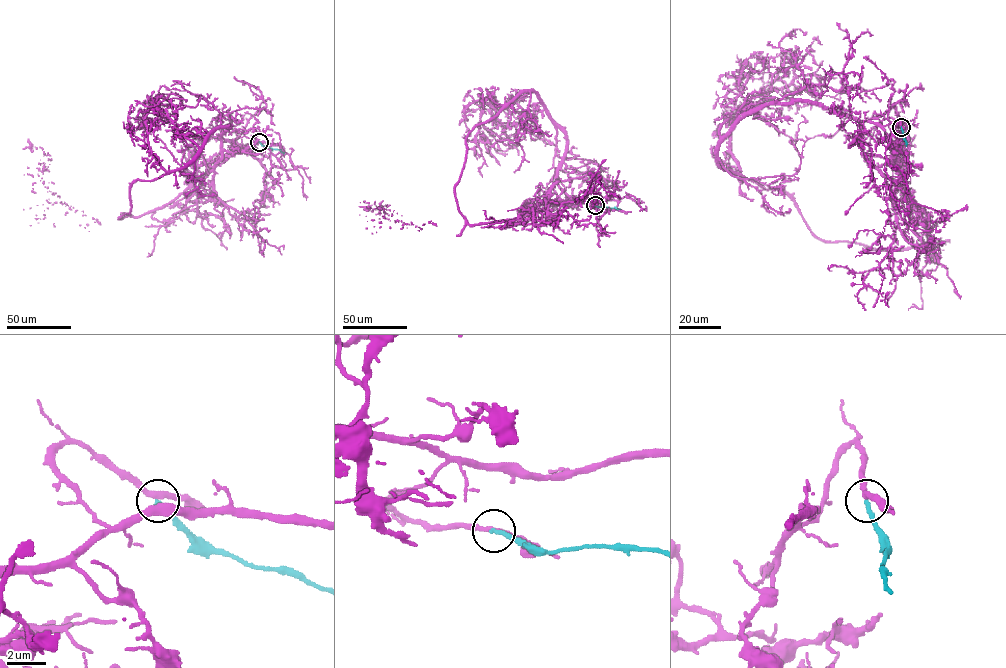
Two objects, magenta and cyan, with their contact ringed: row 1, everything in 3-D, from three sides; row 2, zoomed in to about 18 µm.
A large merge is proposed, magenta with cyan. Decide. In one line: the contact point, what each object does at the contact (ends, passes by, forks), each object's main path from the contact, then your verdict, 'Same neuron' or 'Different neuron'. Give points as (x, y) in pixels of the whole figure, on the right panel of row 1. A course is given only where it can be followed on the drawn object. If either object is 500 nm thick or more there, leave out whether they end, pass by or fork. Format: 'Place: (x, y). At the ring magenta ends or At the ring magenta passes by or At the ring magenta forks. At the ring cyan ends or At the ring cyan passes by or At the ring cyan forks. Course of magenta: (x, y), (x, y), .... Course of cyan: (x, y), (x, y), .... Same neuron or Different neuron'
Place: (901, 127). At the ring magenta passes by. At the ring cyan ends. Course of magenta: (901, 127), (764, 104), (716, 161), (740, 174), (736, 113), (806, 51), (820, 66). Course of cyan: (901, 127), (906, 145). Different neuron

